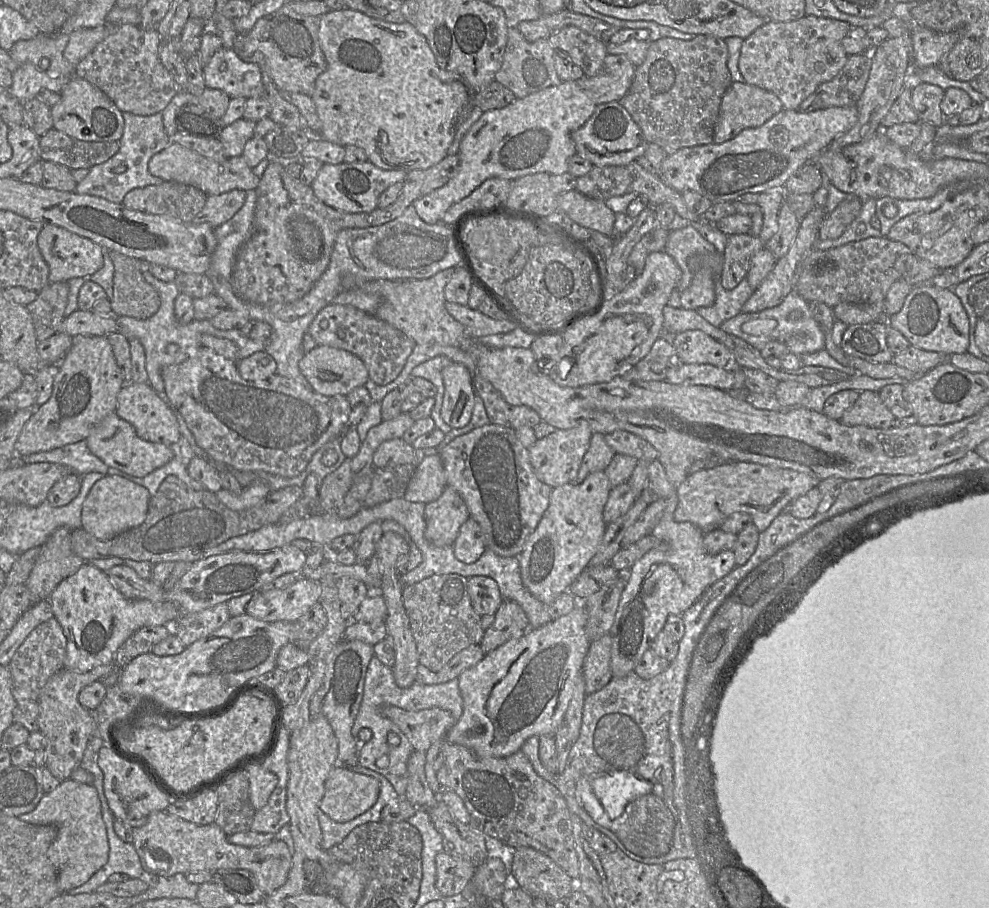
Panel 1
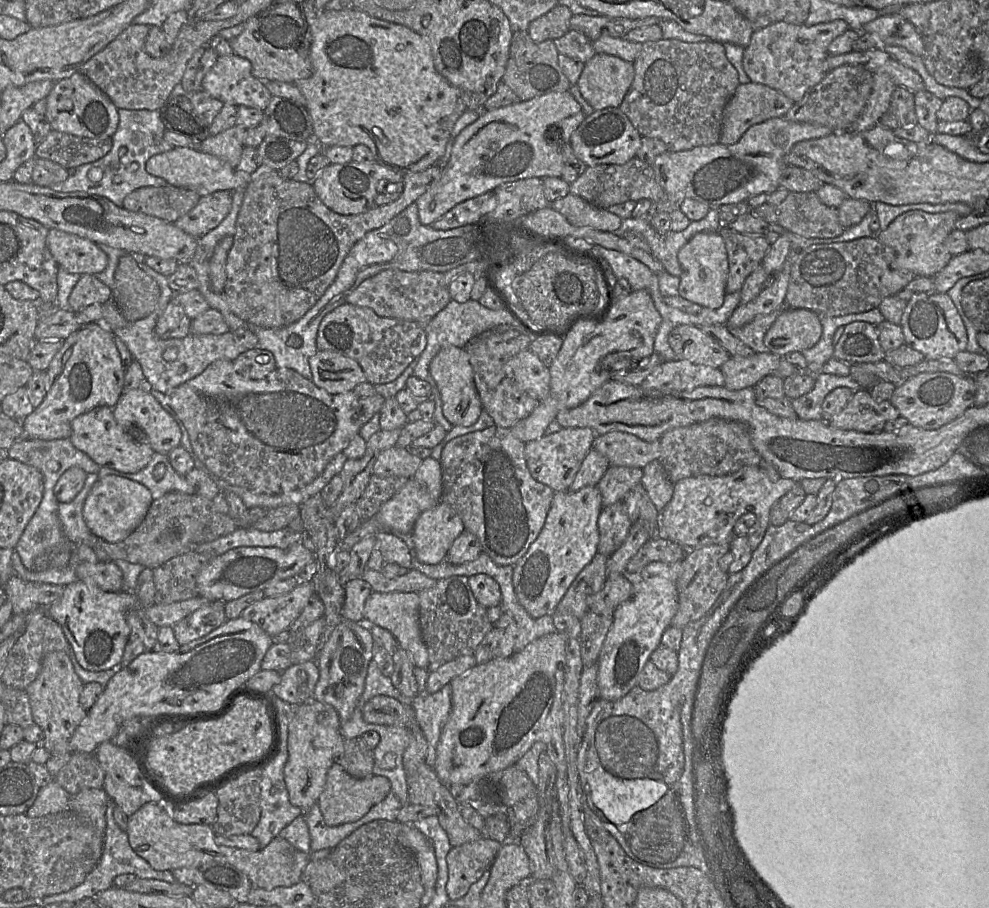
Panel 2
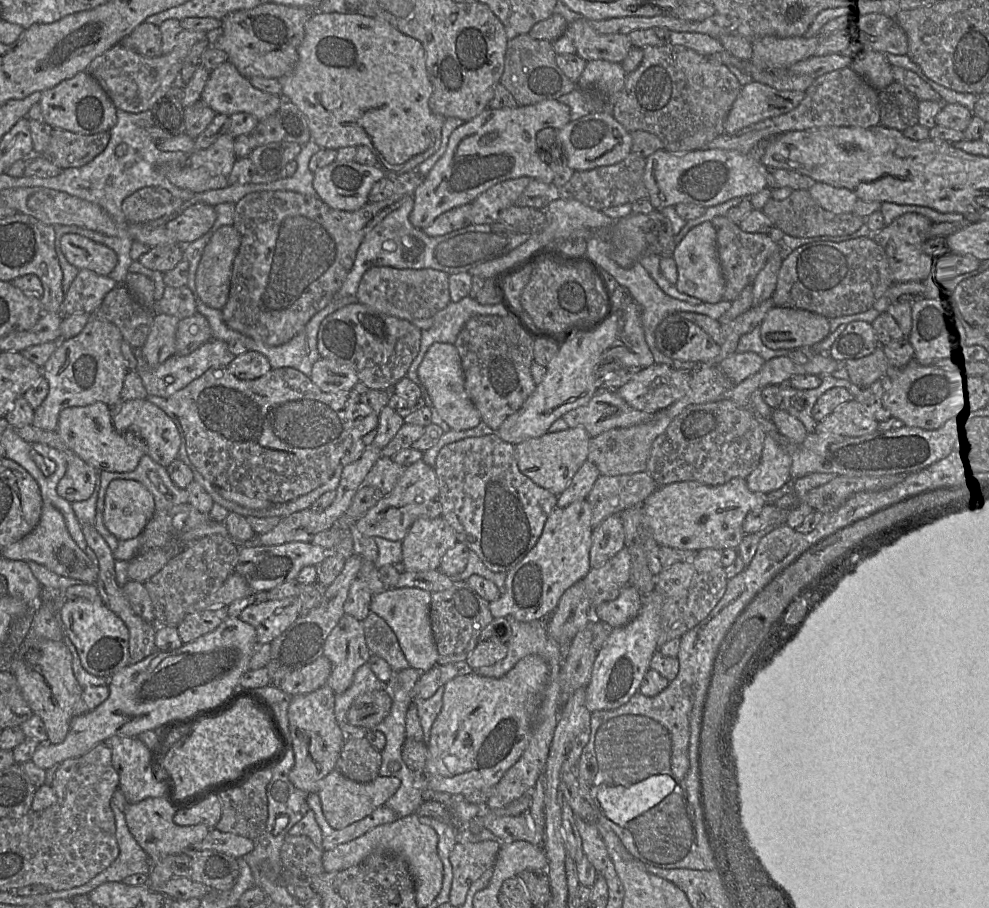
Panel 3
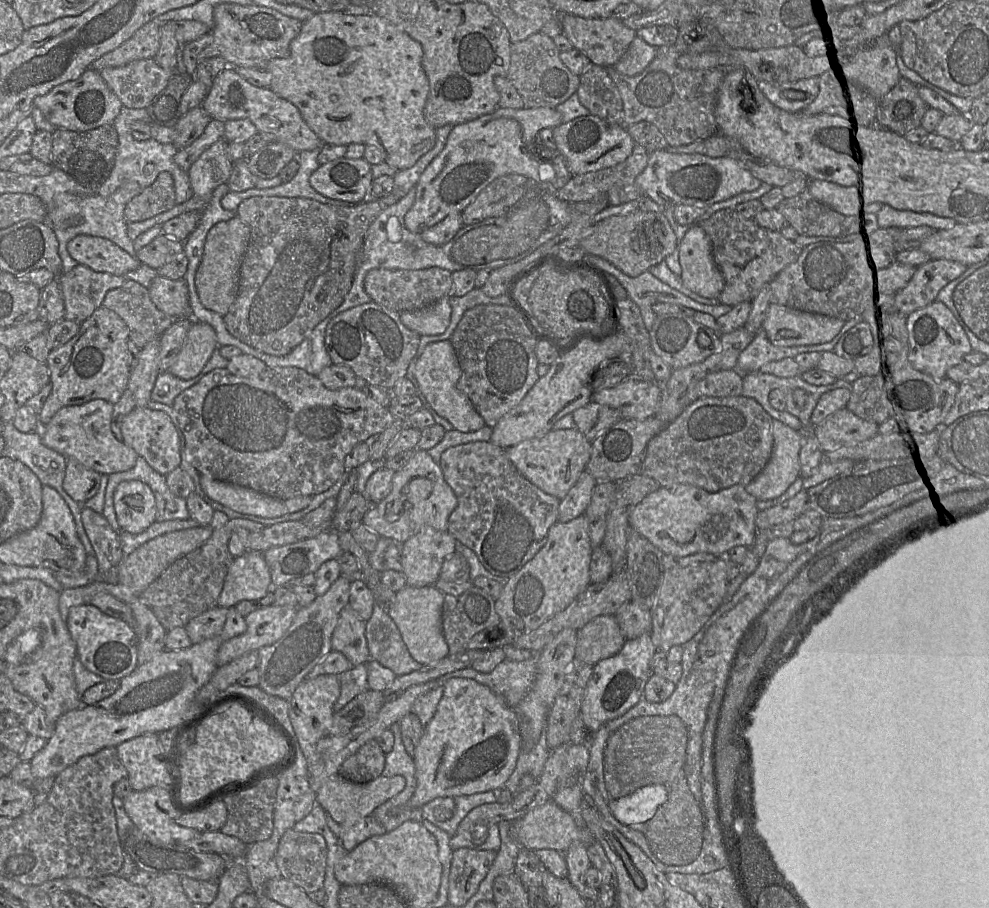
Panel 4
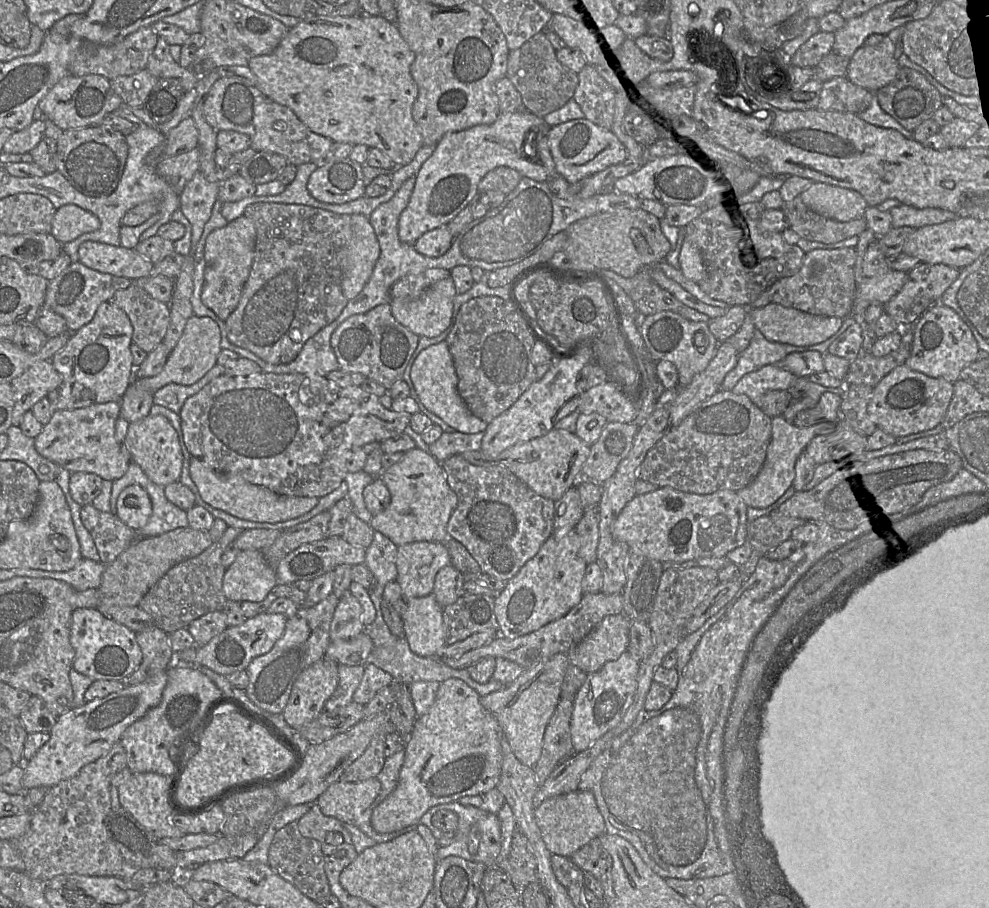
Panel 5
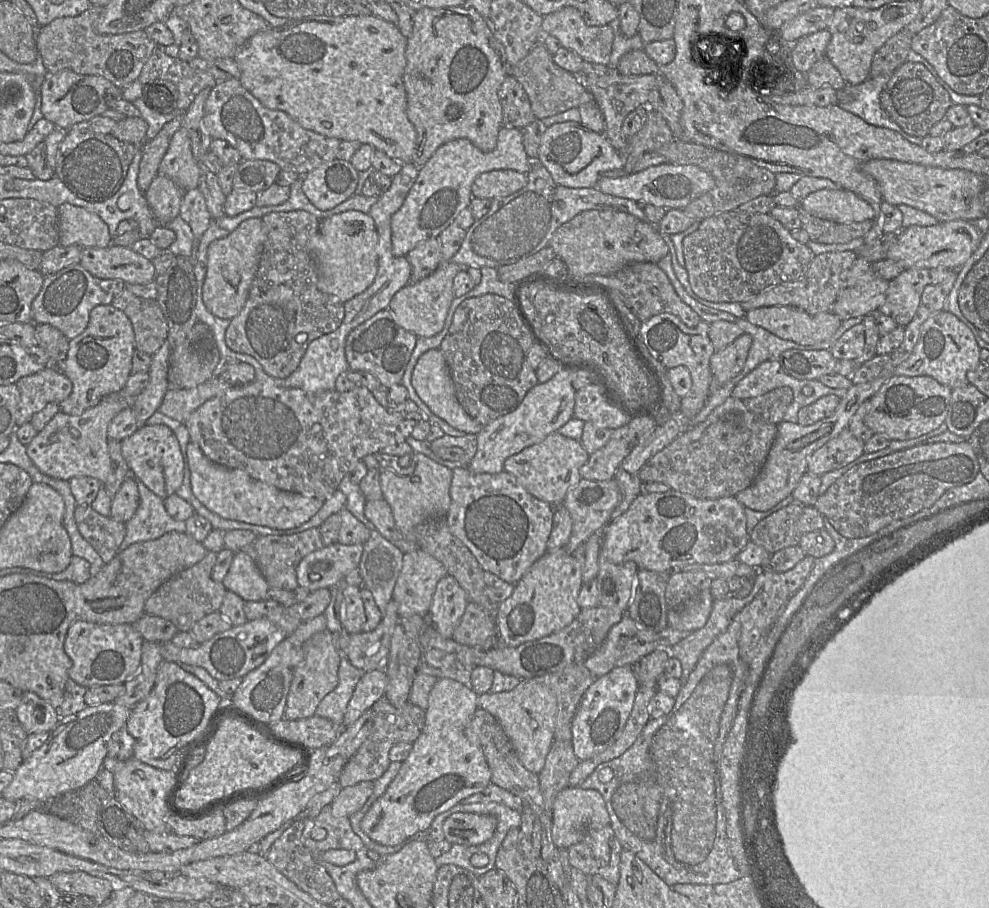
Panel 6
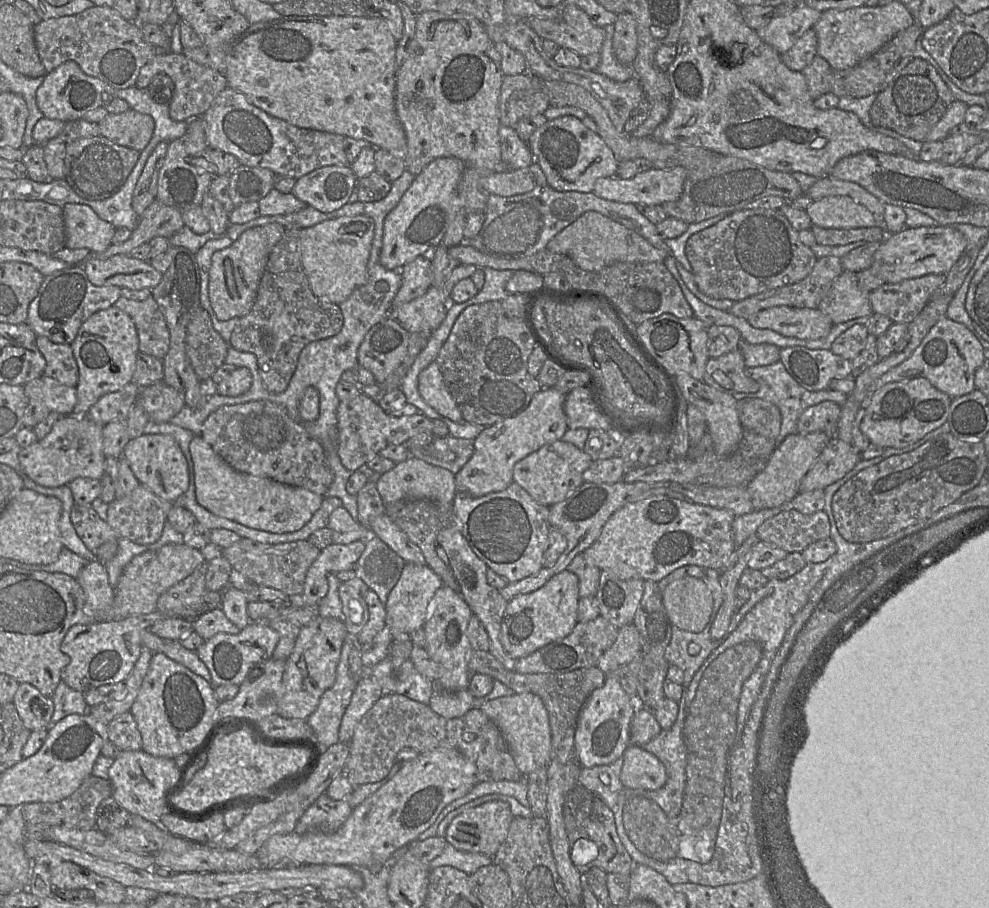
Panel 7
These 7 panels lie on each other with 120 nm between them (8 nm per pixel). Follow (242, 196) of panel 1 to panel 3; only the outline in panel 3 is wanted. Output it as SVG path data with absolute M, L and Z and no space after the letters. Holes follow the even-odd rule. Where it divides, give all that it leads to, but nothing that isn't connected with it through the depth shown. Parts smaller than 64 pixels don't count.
M197 203L184 210L166 224L178 244L186 245L206 234L217 218L214 206Z

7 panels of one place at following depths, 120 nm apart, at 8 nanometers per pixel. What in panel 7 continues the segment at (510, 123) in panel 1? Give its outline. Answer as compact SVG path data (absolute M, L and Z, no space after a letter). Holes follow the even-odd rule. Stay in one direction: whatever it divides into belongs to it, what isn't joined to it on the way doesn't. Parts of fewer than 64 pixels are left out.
M458 158L434 159L417 175L397 206L384 220L383 243L380 263L389 270L401 270L403 266L421 255L430 253L440 244L457 213L460 199L457 188L465 164Z

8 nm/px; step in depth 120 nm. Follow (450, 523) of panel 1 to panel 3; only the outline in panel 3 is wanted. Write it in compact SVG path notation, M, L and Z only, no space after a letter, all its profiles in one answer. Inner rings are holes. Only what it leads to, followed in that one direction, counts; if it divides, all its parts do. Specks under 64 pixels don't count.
M418 518L402 542L405 571L438 570L442 557L458 542L450 524L443 518Z

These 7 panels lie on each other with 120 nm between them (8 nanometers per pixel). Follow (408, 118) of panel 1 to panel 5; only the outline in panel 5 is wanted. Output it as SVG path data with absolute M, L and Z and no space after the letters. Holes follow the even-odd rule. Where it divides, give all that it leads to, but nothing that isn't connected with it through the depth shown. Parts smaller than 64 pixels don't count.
M319 15L299 18L302 20L296 26L289 28L287 34L271 54L259 55L250 59L248 67L256 77L255 87L274 102L290 108L310 131L327 137L333 142L350 143L353 146L363 144L369 148L377 148L394 162L395 167L409 164L424 144L412 116L412 107L418 96L418 86L410 72L415 54L402 38L397 25L390 23L382 15L353 15L350 17Z

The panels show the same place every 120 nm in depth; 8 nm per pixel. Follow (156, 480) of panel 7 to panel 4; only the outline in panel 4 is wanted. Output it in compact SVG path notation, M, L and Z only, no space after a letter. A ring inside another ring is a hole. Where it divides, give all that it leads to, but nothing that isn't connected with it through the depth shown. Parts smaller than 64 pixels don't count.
M135 407L121 422L122 441L143 457L158 473L167 476L180 467L180 439L171 418L161 410Z

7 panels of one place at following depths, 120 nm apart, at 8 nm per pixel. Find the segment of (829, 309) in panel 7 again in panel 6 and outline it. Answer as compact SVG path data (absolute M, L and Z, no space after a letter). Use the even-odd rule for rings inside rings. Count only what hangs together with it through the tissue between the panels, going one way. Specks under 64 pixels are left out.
M858 256L843 281L831 312L842 320L876 314L885 300L889 282L873 272L870 261Z

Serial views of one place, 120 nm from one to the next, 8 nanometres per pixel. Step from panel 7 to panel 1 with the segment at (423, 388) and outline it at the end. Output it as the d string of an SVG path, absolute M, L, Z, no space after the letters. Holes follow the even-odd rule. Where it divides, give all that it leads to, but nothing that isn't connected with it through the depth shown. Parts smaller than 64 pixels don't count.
M452 362L442 370L444 396L441 418L451 428L466 426L475 404L471 373L461 363Z

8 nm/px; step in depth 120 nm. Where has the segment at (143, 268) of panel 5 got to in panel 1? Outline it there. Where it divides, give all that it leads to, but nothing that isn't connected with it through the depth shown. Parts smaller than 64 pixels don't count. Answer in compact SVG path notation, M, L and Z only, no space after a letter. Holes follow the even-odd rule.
M45 223L37 237L39 250L49 266L49 281L68 282L76 277L88 277L102 268L104 248L86 237L75 234L65 228Z

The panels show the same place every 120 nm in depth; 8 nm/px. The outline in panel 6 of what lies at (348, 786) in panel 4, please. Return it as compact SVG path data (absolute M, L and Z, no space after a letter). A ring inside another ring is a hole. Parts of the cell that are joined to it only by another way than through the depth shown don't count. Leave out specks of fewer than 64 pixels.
M363 781L356 785L344 787L331 803L334 817L350 817L359 811L373 793L374 782Z

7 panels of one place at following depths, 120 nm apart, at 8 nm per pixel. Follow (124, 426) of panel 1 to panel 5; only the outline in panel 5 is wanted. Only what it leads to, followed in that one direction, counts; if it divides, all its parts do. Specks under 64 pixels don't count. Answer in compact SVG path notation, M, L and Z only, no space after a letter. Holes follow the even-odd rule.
M120 401L72 410L56 410L50 421L35 438L35 448L40 455L73 472L88 472L104 480L121 478L130 465L115 437L116 420L120 417Z

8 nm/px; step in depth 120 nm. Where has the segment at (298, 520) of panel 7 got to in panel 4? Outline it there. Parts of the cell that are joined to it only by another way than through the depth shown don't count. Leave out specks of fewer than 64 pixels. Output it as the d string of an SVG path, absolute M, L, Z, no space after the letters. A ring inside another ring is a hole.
M200 476L205 494L223 506L236 512L263 518L276 518L306 508L313 496L276 499L255 490L218 481L211 476Z

